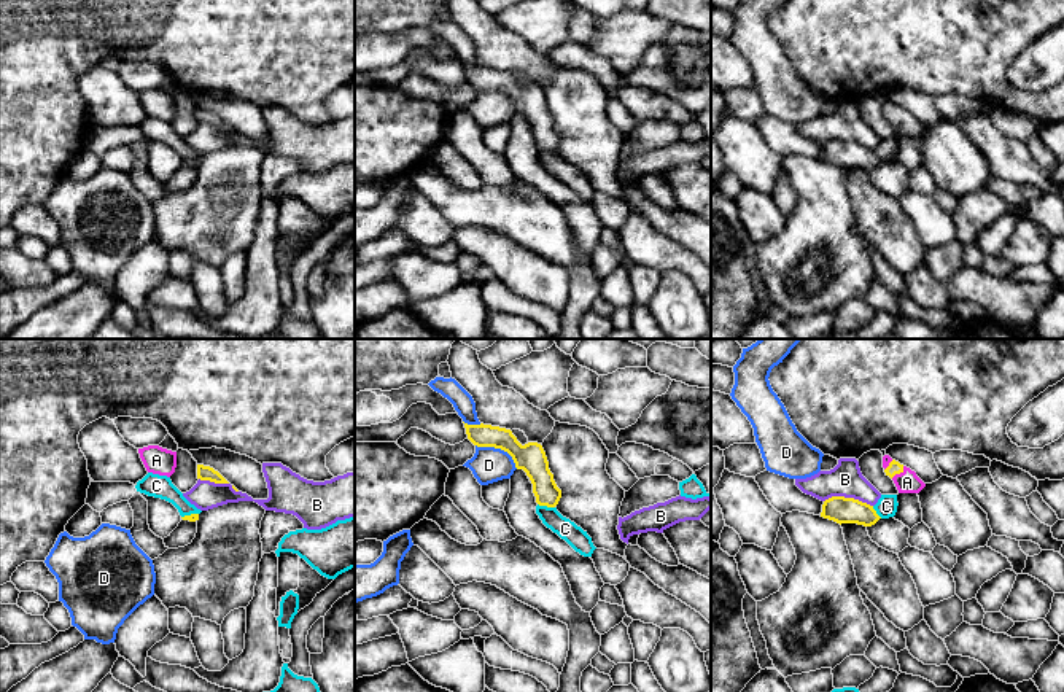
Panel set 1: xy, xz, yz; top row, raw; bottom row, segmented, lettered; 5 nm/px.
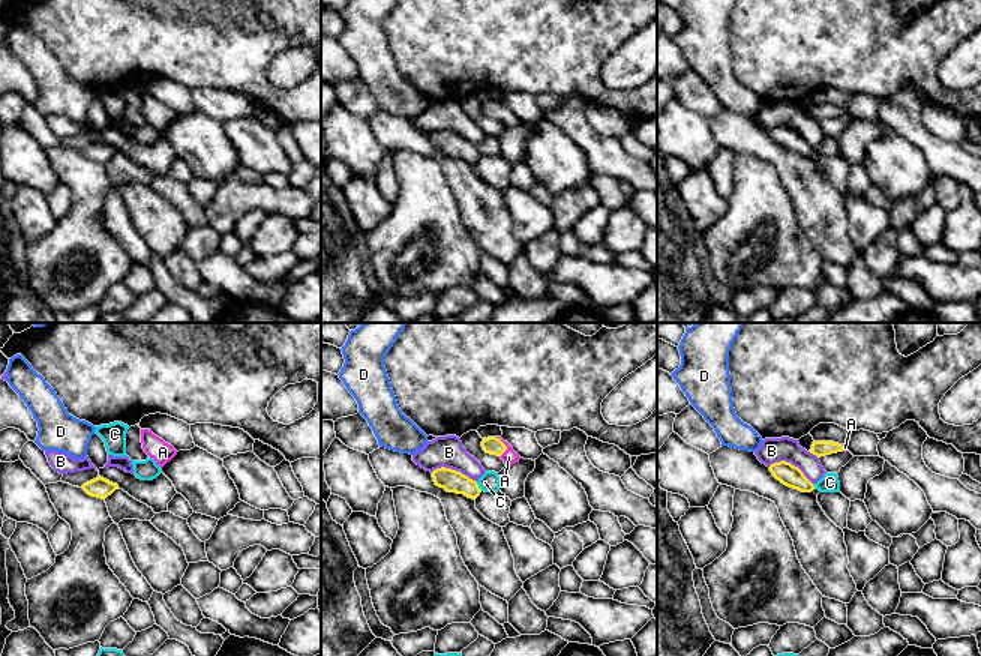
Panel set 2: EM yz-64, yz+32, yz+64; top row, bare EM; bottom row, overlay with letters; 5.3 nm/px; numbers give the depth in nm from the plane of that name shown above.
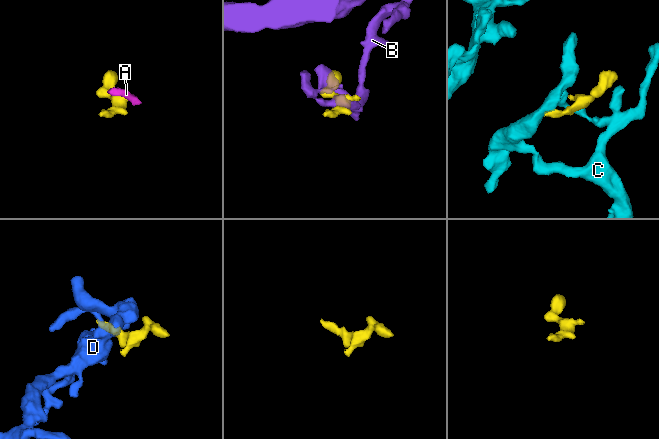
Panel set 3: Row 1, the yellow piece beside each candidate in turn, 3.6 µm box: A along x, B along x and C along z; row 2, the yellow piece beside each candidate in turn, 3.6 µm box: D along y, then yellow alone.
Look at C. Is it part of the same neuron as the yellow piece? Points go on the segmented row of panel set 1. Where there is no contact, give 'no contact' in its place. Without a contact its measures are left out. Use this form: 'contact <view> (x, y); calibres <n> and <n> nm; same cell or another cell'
contact xz (546, 505); calibres 150 and 100 nm; another cell

